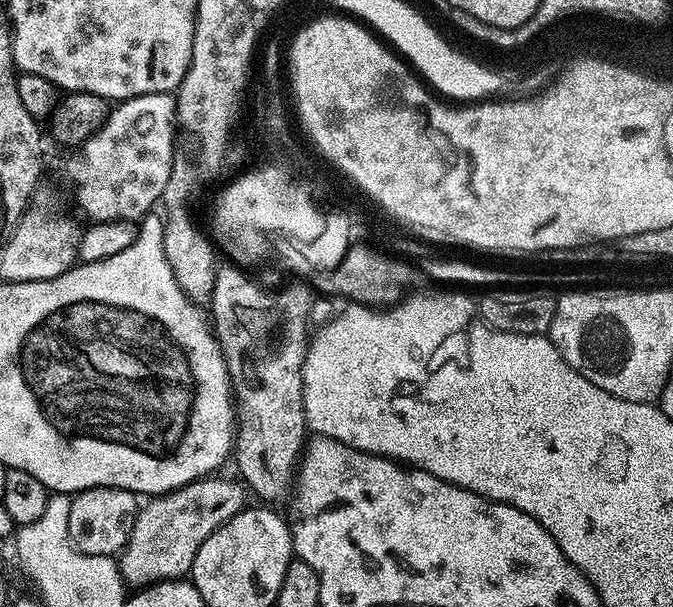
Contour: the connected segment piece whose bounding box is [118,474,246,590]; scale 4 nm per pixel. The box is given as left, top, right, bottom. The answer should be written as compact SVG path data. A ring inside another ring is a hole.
M212 474L175 488L173 492L149 499L145 503L148 505L137 511L134 530L118 556L125 585L139 590L149 584L161 584L163 580L178 580L191 573L198 546L202 546L218 526L242 511L246 504L245 489L235 479L219 480L218 477Z

